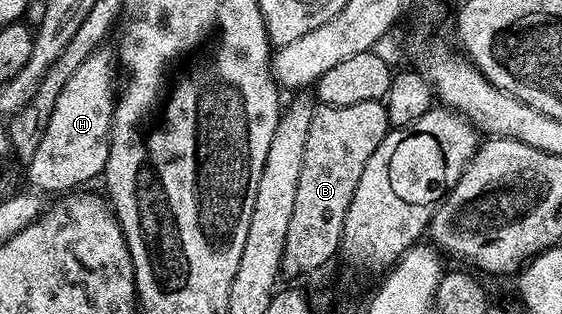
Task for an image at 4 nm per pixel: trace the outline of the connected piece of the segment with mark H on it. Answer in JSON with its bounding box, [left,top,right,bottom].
[27,49,116,193]

